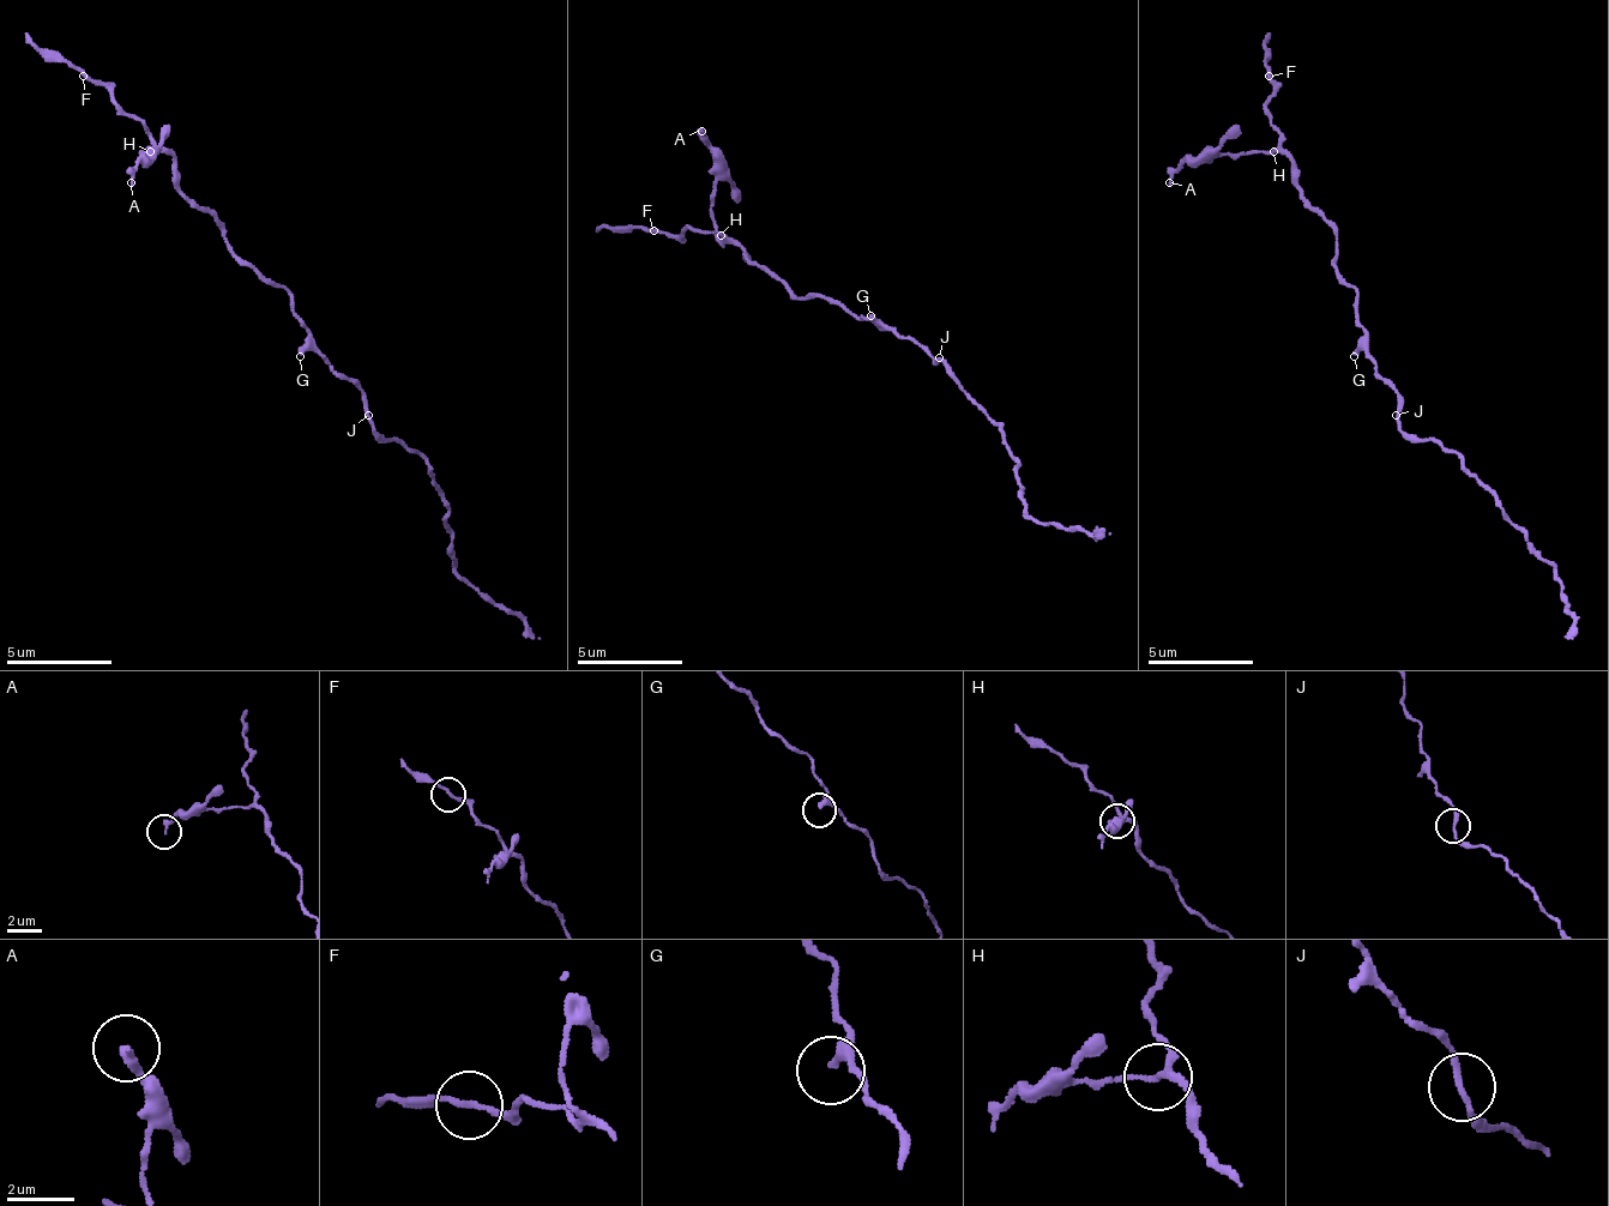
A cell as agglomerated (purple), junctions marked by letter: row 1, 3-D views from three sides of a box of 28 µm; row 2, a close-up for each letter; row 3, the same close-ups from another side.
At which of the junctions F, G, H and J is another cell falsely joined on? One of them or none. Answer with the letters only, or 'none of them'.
H

